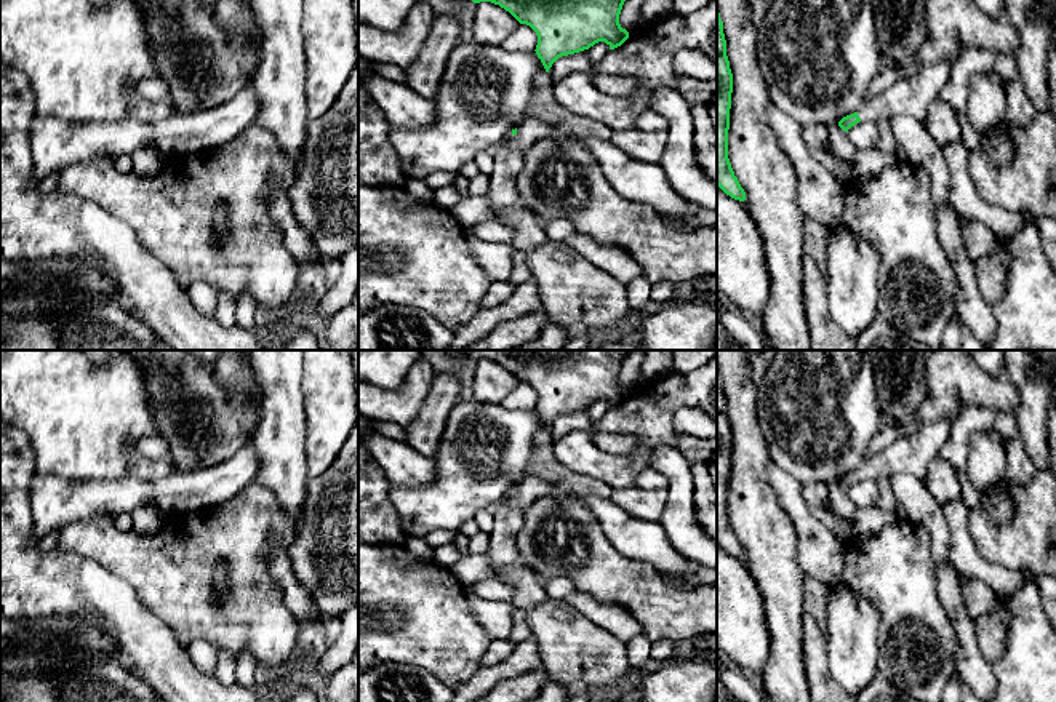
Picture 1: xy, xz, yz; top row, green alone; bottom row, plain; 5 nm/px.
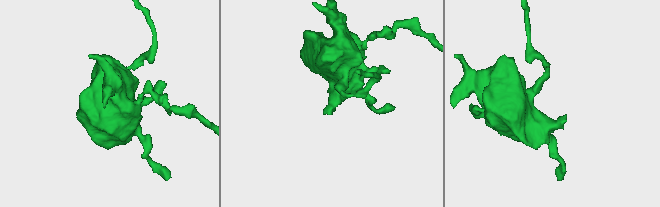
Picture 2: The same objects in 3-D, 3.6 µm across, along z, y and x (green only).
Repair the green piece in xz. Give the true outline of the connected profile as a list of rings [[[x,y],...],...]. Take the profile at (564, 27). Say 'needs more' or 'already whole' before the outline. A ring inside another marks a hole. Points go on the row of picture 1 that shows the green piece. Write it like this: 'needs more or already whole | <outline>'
already whole | [[[472,0],[474,3],[491,2],[509,11],[520,24],[530,26],[538,35],[536,54],[541,59],[546,72],[552,64],[568,54],[589,50],[598,42],[605,42],[610,50],[621,46],[629,32],[621,27],[619,14],[626,0]]]

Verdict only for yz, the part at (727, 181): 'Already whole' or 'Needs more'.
Already whole

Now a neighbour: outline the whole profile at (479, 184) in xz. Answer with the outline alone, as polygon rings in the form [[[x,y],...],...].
[[[478,173],[469,181],[469,193],[485,197],[490,189],[490,176]]]

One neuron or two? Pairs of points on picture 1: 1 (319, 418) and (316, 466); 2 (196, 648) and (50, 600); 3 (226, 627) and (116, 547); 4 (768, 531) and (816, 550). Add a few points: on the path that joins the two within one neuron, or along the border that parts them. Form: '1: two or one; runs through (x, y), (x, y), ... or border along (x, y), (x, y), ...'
1: one; runs through (319, 429), (319, 454)
2: two; border along (184, 648), (189, 659), (200, 670), (213, 674)
3: one; runs through (199, 613), (143, 560)
4: two; border along (781, 507), (796, 533), (796, 560), (805, 573)

